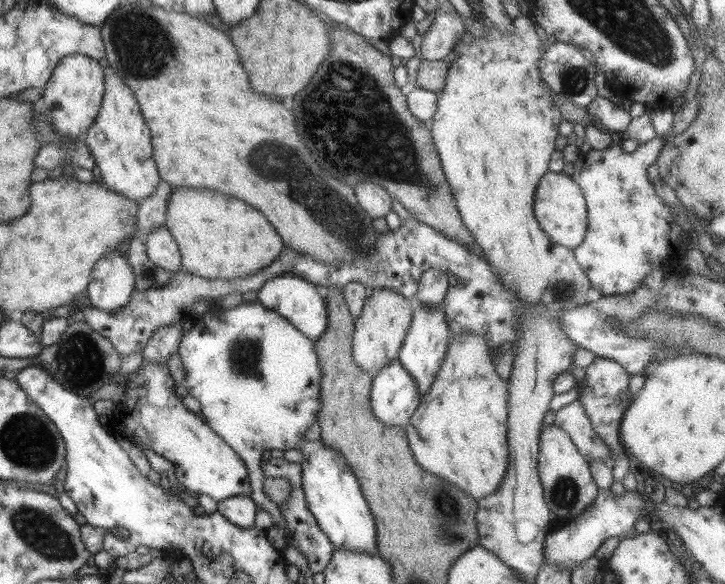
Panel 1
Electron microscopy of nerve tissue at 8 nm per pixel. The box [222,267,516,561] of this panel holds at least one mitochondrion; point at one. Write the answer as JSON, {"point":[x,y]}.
{"point":[245,355]}

